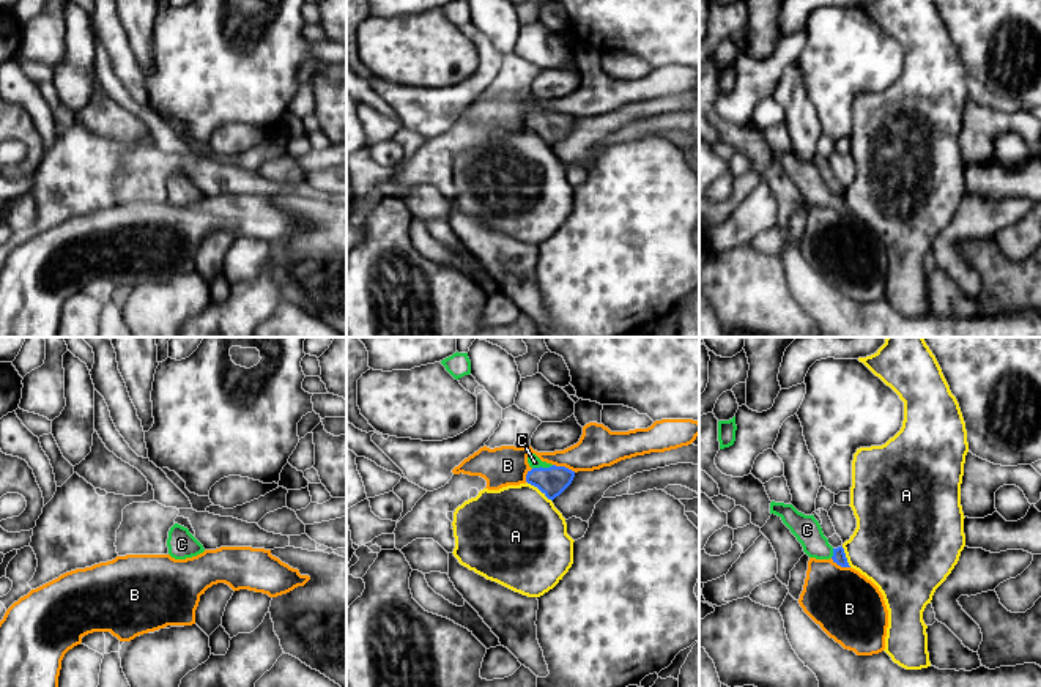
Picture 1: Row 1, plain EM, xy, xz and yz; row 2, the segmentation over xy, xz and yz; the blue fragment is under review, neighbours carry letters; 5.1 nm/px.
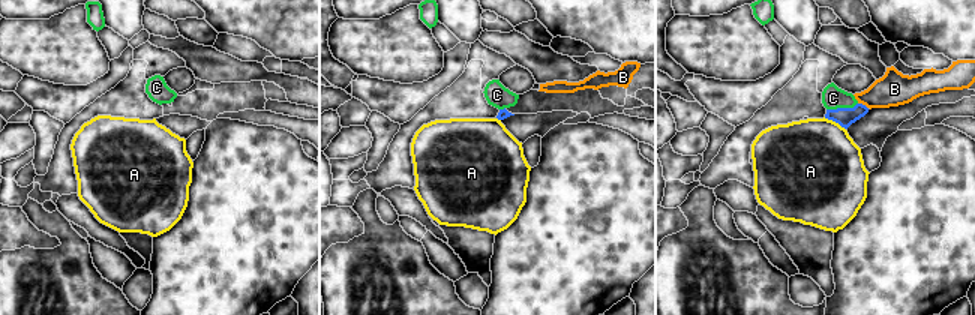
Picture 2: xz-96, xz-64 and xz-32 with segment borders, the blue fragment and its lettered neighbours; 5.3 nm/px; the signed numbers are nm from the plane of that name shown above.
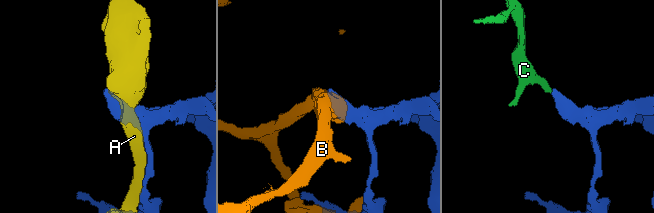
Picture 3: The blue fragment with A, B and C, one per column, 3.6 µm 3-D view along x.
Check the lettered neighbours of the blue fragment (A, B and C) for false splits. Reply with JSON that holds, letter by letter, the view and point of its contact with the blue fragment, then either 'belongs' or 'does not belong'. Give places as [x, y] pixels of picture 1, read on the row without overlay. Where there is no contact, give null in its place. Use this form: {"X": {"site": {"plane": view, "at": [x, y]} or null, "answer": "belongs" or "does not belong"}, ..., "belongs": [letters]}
{"A": {"site": {"plane": "xz", "at": [539, 136]}, "answer": "does not belong"}, "B": {"site": {"plane": "xz", "at": [564, 114]}, "answer": "does not belong"}, "C": {"site": {"plane": "xz", "at": [540, 114]}, "answer": "belongs"}, "belongs": ["C"]}

